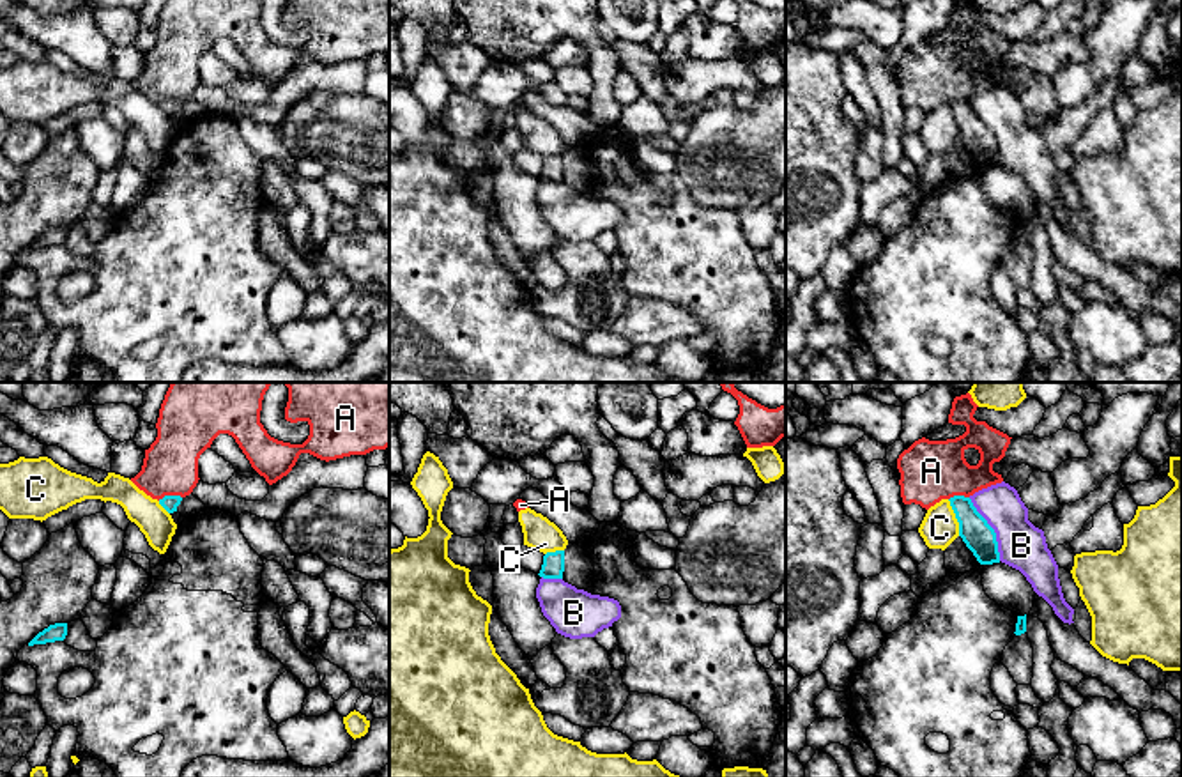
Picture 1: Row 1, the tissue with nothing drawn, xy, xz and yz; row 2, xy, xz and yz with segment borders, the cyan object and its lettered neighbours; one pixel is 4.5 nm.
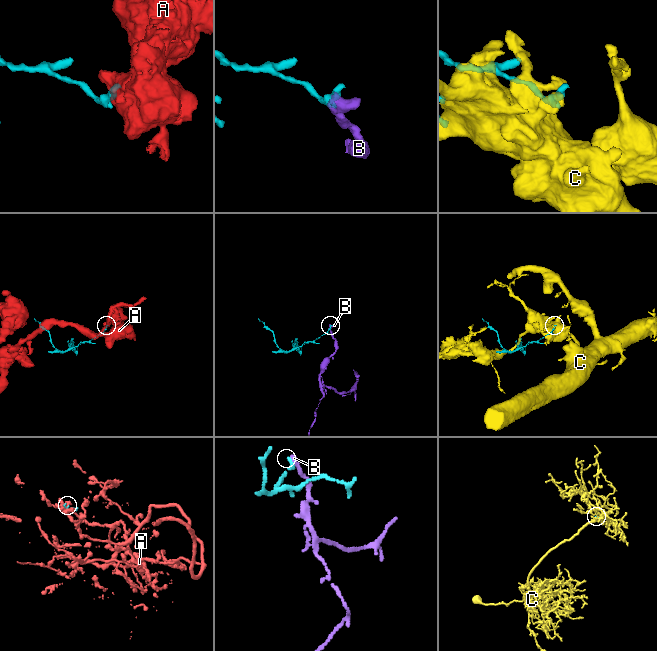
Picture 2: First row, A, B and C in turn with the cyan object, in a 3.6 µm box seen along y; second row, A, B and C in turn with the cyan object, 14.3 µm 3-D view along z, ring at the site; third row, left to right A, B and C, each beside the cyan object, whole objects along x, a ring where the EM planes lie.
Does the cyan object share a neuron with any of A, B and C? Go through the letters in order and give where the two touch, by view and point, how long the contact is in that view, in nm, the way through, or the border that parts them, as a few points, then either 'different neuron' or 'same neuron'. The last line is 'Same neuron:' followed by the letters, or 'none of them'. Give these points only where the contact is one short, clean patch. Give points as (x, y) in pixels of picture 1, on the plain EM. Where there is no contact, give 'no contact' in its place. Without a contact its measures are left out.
A: meets cyan in xy at (168, 100); contact 110 nm long; border along xy (181, 100), (163, 100), (158, 103); different neuron
B: meets cyan in yz at (993, 133); contact 320 nm long; border along yz (968, 101), (993, 133), (1000, 163); different neuron
C: meets cyan in yz at (956, 121); contact 180 nm long; border along yz (947, 103), (959, 138); different neuron
Same neuron: none of them

